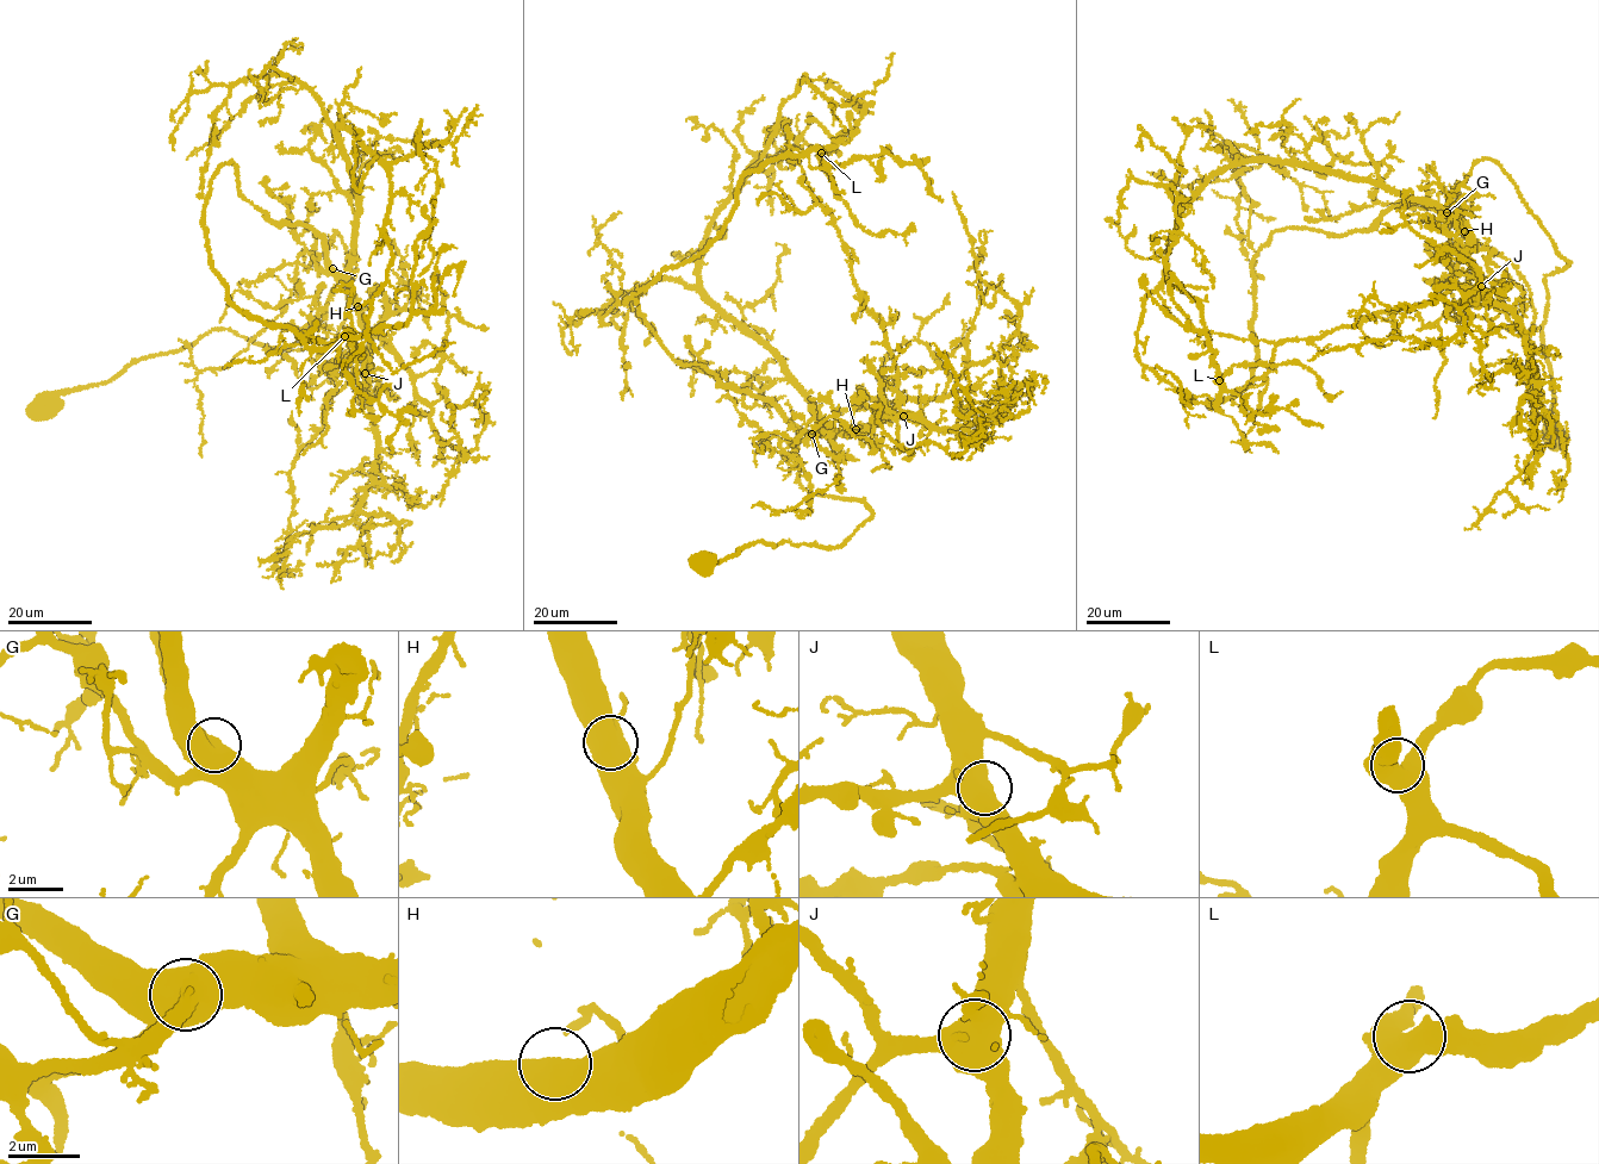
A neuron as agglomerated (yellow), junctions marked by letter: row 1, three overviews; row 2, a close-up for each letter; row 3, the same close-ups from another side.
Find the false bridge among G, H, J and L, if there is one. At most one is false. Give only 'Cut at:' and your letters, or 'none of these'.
Cut at: none of these

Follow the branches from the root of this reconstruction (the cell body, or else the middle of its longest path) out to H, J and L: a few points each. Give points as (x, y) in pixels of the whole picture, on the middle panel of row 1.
H: (703, 565), (758, 542), (828, 549), (842, 543), (872, 511), (858, 499), (803, 489), (796, 444), (856, 429)
J: (703, 565), (758, 542), (837, 548), (872, 511), (803, 489), (796, 443), (887, 414), (903, 416)
L: (703, 565), (872, 512), (803, 489), (806, 430), (638, 302), (742, 178), (821, 153)

